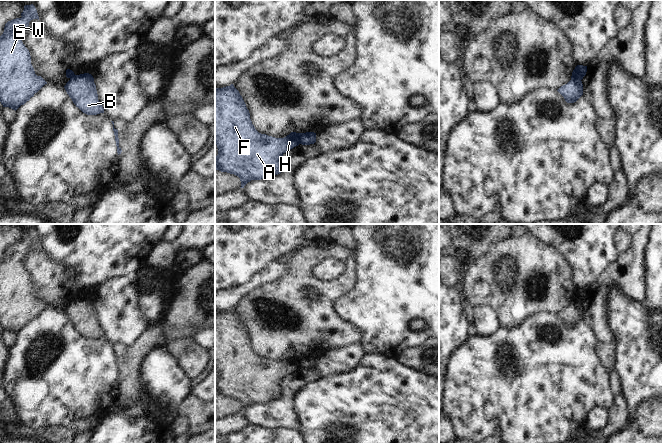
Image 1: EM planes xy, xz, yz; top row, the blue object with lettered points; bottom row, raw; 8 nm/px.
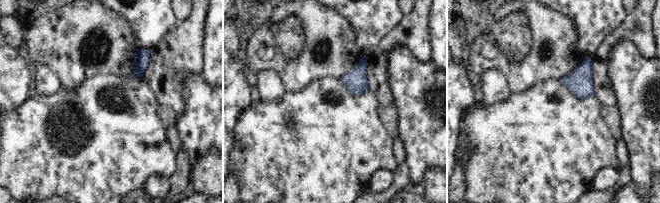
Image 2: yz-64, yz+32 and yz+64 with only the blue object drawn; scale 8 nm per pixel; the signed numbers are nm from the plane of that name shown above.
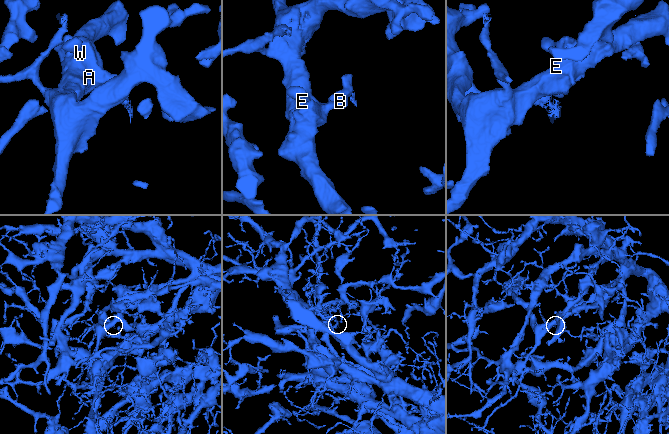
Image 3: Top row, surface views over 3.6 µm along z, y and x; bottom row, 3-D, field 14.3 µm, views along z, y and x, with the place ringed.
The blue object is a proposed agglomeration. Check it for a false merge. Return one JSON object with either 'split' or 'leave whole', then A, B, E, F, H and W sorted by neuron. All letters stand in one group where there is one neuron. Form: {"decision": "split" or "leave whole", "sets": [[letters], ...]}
{"decision": "split", "sets": [["A", "E", "F", "H", "W"], ["B"]]}

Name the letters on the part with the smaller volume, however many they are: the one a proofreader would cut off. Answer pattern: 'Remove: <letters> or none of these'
Remove: B

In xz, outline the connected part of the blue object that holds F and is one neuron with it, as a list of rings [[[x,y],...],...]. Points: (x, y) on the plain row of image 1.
[[[233,308],[223,312],[215,313],[215,368],[218,372],[218,379],[215,381],[215,394],[234,398],[240,402],[241,411],[251,404],[261,404],[278,399],[282,395],[281,382],[284,377],[300,368],[298,357],[291,356],[284,362],[275,362],[259,357],[250,343],[249,334]]]

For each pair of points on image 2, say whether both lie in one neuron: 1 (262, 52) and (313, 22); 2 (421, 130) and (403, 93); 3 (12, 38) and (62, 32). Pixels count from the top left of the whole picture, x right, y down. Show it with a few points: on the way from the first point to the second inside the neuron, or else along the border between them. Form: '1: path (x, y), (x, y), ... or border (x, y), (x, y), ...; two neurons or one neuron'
1: path (281, 65), (296, 65), (309, 52), (313, 41); one neuron
2: path (421, 121), (421, 111), (412, 102); one neuron
3: border (26, 29), (24, 42); two neurons

